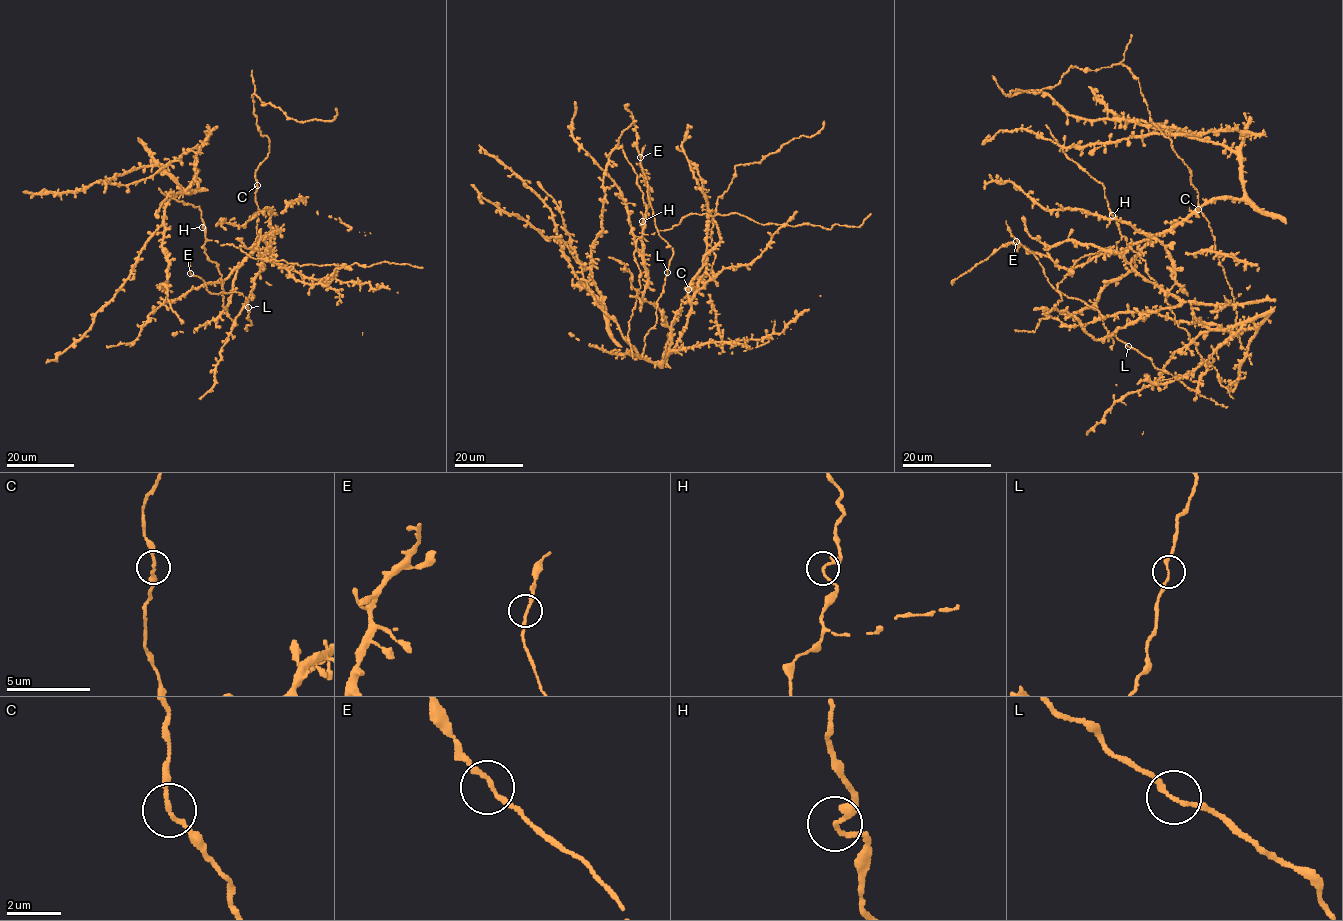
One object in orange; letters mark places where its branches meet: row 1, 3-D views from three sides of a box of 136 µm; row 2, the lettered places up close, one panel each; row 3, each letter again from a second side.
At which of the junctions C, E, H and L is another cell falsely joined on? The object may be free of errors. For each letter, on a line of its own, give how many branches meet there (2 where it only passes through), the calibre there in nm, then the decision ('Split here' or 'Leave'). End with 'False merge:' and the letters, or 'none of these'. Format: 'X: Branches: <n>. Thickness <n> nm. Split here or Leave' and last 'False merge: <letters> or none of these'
C: Branches: 2. Thickness 150 nm. Leave
E: Branches: 2. Thickness 160 nm. Leave
H: Branches: 2. Thickness 160 nm. Leave
L: Branches: 2. Thickness 160 nm. Leave
False merge: none of these

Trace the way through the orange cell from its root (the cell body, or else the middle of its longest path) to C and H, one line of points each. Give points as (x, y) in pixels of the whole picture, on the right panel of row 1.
C: (1194, 312), (1195, 318), (1210, 328), (1235, 325), (1237, 315), (1232, 288), (1215, 253), (1212, 230), (1199, 209)
H: (1194, 312), (1176, 284), (1178, 304), (1097, 340), (1058, 310), (1057, 285), (1074, 264), (1122, 238), (1112, 215)

